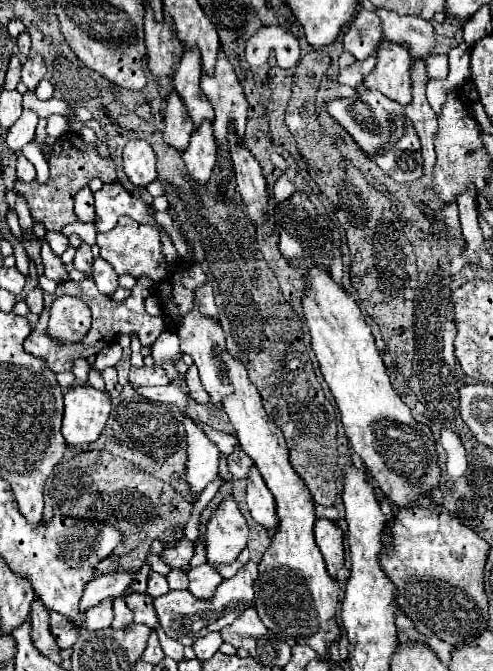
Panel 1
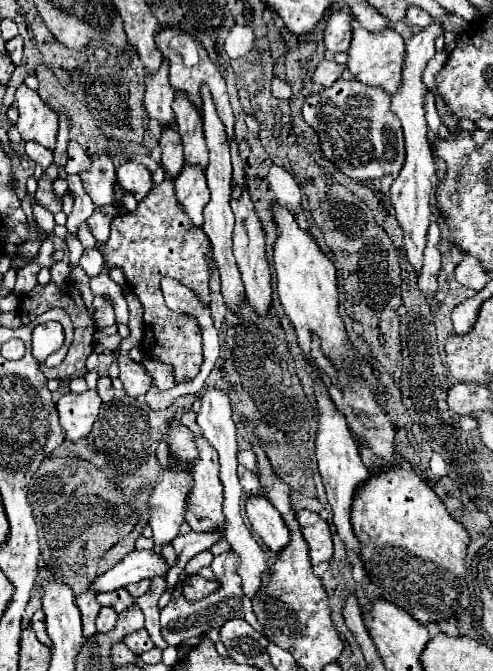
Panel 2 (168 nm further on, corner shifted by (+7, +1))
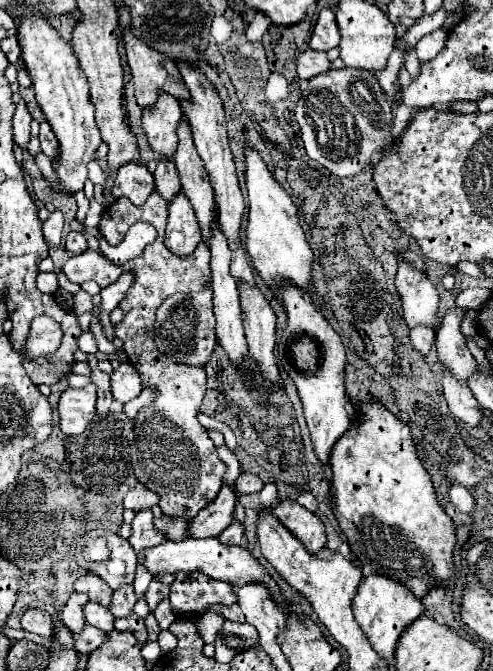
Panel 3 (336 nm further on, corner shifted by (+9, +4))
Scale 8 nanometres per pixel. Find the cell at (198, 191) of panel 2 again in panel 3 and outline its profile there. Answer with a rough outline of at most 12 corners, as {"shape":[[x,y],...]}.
{"shape":[[180,192],[168,208],[166,248],[192,256],[200,242],[196,216]]}

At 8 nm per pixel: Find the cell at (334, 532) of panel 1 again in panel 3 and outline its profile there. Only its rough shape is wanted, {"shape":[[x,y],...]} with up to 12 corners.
{"shape":[[296,500],[272,514],[310,554],[326,546],[320,518]]}

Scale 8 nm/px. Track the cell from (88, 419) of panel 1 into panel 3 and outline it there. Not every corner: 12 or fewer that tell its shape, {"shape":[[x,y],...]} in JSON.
{"shape":[[96,386],[66,388],[62,434],[82,434],[96,414]]}

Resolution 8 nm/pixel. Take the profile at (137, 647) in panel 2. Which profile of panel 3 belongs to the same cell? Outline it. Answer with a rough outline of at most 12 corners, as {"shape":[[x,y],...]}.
{"shape":[[136,614],[116,618],[114,628],[132,632],[140,644],[146,642],[144,620]]}

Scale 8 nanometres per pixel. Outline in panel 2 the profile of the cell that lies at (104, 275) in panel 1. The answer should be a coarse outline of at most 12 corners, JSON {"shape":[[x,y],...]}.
{"shape":[[98,249],[80,257],[80,267],[88,277],[98,277],[104,259]]}

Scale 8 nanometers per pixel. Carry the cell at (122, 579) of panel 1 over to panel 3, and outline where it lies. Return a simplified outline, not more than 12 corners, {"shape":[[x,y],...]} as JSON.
{"shape":[[218,538],[162,542],[144,554],[156,576],[202,570],[214,580],[262,584],[296,616],[278,584],[242,546]]}

